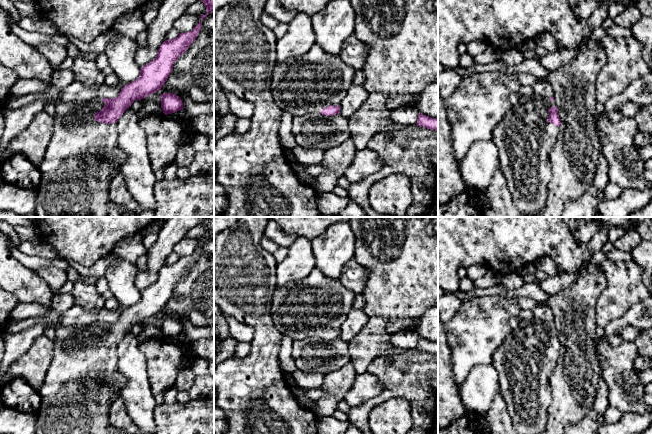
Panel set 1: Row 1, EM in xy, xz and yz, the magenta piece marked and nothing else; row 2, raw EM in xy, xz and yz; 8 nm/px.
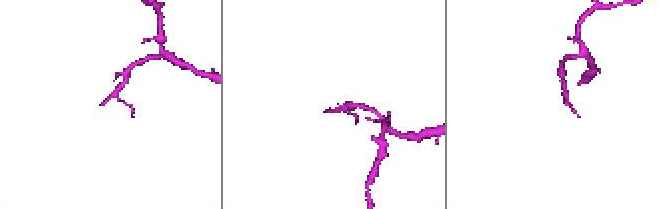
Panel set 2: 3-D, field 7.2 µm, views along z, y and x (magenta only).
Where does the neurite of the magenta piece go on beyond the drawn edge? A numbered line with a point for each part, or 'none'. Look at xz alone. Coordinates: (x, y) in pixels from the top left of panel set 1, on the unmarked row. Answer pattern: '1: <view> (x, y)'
1: xz (303, 310)

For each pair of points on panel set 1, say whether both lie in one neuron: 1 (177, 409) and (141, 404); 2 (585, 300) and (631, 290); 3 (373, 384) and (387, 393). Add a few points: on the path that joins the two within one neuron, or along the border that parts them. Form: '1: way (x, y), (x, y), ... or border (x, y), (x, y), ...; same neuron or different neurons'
1: border (156, 405), (154, 409), (154, 423); different neurons
2: border (604, 274), (605, 288), (597, 301), (595, 320); different neurons
3: border (368, 371), (382, 383), (382, 390), (362, 403); different neurons

